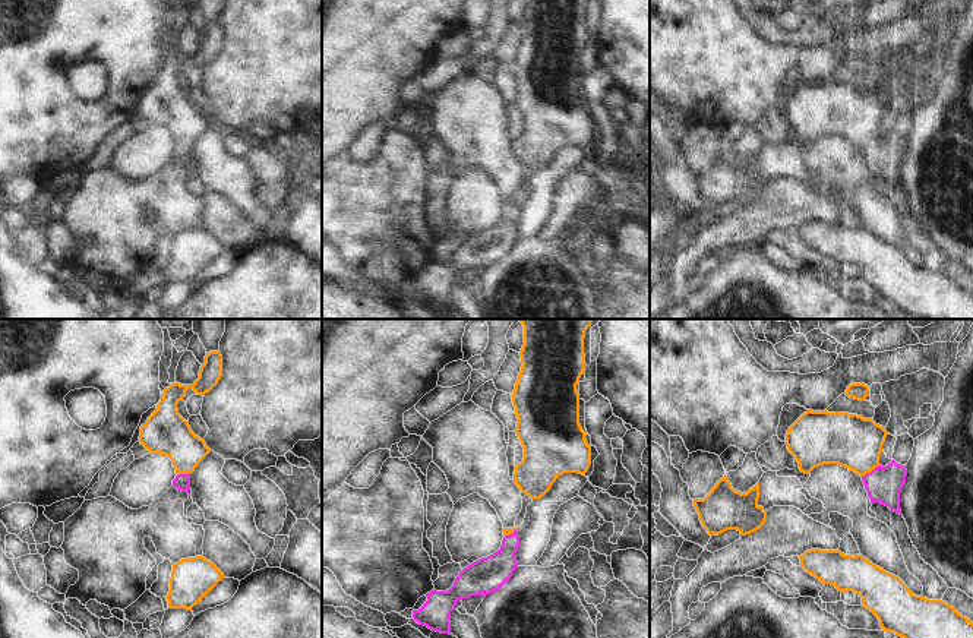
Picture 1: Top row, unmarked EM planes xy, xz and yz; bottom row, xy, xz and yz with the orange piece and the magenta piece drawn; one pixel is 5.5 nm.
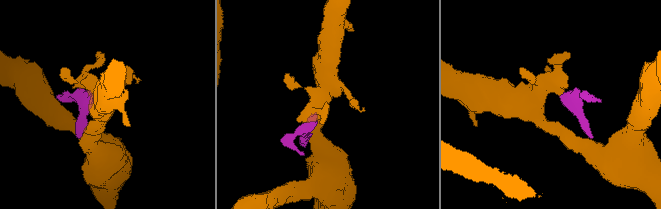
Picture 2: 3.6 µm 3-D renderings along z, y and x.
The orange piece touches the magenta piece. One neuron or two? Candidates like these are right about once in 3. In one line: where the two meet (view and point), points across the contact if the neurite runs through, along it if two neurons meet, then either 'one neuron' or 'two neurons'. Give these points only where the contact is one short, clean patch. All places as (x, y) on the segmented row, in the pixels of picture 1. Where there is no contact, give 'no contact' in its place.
contact yz (869, 471); way yz (850, 441), (858, 448), (869, 471), (883, 485); one neuron

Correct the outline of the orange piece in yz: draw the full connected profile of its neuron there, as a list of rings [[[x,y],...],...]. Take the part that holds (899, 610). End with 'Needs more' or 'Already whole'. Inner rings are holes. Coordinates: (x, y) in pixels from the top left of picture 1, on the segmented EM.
[[[811,549],[799,556],[800,568],[838,591],[853,591],[885,632],[901,638],[973,638],[973,622],[942,600],[916,596],[895,575],[862,555]]]. Already whole.

